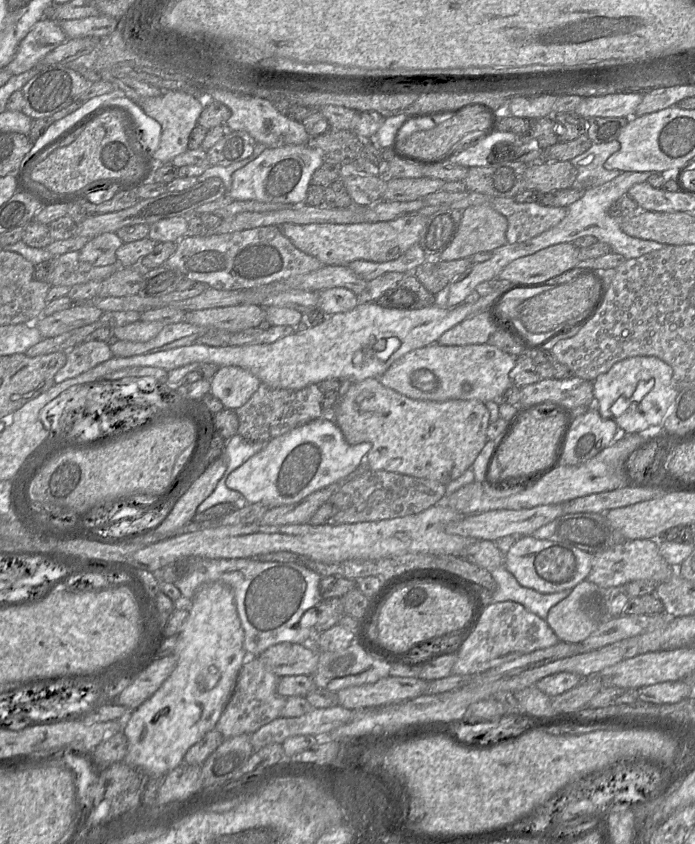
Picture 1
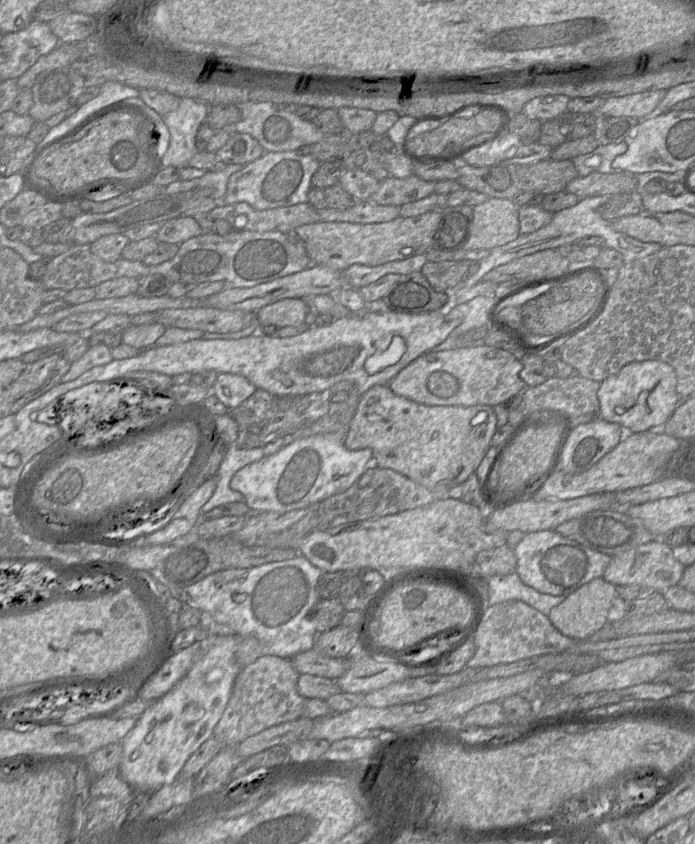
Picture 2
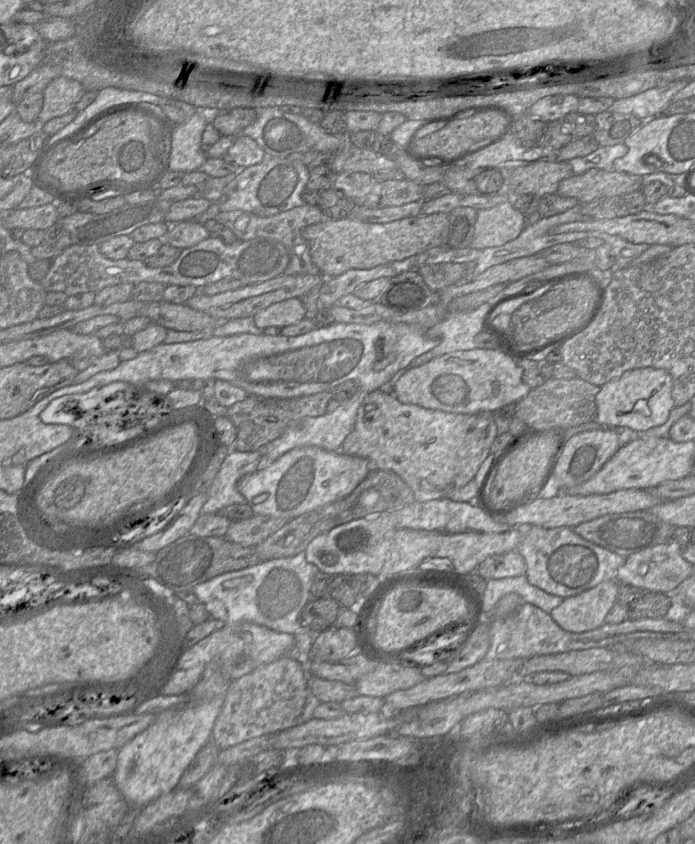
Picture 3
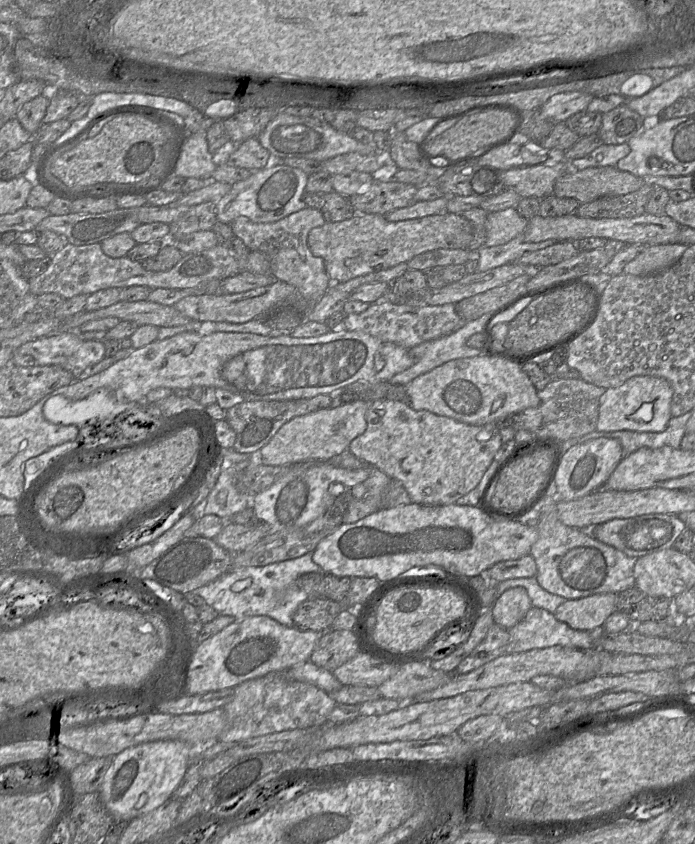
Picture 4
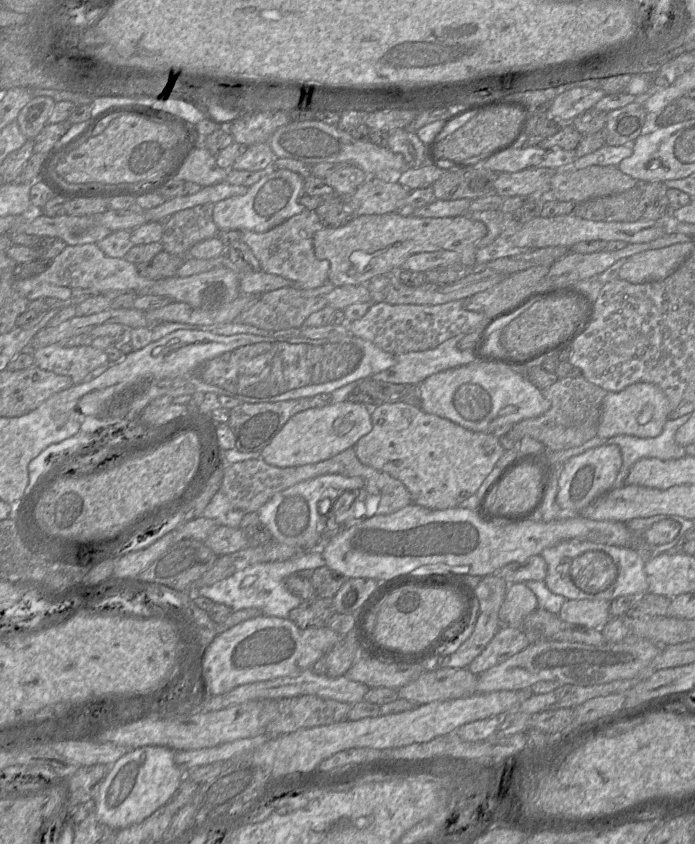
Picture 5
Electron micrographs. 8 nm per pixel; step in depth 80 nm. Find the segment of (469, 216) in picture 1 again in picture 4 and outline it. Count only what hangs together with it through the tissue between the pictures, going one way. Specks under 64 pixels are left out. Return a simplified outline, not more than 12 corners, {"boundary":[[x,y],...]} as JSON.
{"boundary":[[515,207],[488,213],[485,246],[522,234],[528,219]]}

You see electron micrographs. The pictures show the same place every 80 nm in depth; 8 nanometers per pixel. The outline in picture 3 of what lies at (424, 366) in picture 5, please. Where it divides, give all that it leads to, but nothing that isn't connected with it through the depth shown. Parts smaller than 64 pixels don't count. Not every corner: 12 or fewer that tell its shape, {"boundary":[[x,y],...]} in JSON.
{"boundary":[[490,303],[465,313],[448,313],[425,332],[440,344],[400,370],[436,357],[477,348],[475,337]]}

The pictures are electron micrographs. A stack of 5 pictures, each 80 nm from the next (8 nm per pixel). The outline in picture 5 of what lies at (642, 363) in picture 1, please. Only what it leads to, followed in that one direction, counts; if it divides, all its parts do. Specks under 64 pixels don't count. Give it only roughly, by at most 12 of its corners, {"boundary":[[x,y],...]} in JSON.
{"boundary":[[637,382],[603,399],[597,435],[661,434],[669,401]]}

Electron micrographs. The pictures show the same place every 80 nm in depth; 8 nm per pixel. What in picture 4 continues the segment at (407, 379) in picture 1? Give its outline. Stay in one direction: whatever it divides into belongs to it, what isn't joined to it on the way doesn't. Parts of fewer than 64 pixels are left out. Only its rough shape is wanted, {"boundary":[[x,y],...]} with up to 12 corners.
{"boundary":[[483,353],[413,379],[413,409],[470,425],[541,402],[522,366]]}

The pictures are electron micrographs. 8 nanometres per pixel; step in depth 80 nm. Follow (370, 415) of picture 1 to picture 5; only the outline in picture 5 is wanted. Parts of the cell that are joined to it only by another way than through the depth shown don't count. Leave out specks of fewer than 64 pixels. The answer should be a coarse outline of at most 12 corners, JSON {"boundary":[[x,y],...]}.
{"boundary":[[407,403],[377,404],[359,461],[412,503],[458,507],[504,453]]}

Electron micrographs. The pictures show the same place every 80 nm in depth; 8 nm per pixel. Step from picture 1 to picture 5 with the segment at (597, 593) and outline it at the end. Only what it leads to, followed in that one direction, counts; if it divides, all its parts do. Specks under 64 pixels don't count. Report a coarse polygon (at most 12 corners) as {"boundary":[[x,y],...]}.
{"boundary":[[567,599],[558,616],[600,629],[610,600]]}

